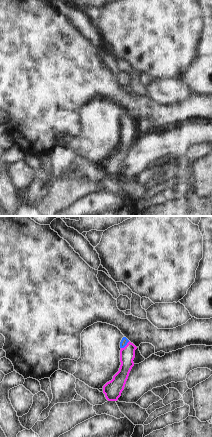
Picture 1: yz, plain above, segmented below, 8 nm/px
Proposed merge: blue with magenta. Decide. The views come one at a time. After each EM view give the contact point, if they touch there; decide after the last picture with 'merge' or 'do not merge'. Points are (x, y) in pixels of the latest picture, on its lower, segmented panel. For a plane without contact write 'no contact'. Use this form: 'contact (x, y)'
contact (125, 345)

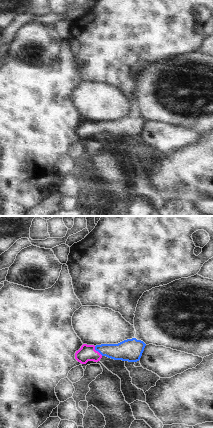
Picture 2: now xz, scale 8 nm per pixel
contact (97, 350)

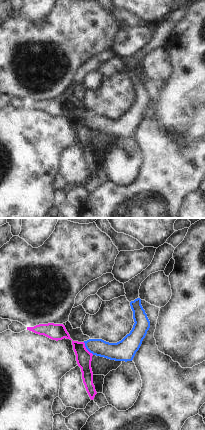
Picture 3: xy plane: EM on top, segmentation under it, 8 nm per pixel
contact (87, 349)

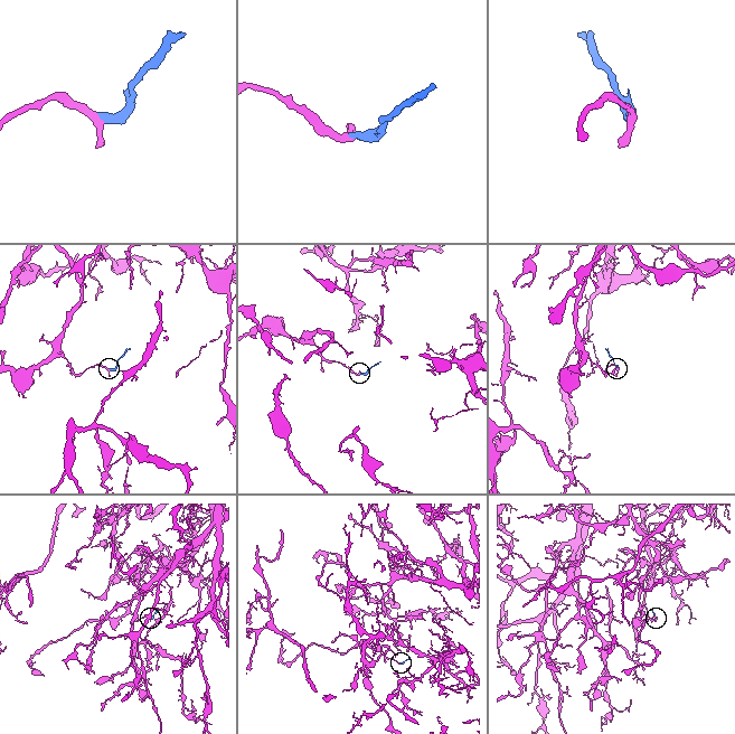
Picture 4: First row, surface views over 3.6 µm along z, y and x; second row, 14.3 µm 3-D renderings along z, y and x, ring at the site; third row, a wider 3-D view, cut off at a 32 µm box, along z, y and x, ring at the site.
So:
merge

